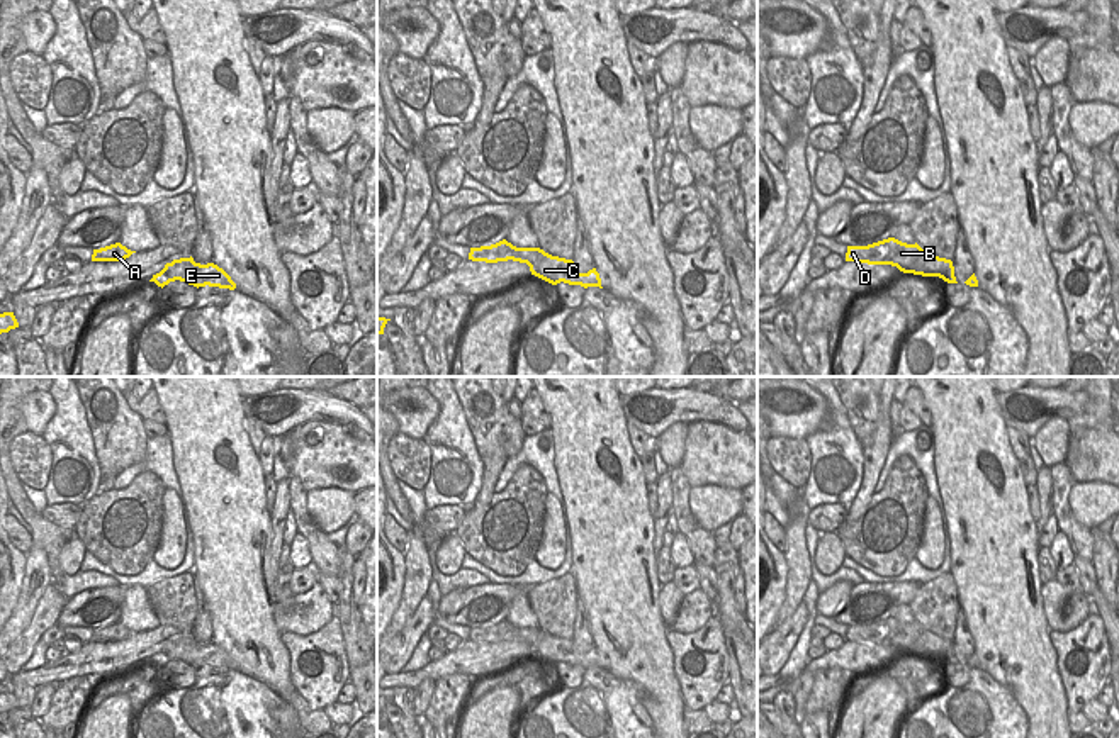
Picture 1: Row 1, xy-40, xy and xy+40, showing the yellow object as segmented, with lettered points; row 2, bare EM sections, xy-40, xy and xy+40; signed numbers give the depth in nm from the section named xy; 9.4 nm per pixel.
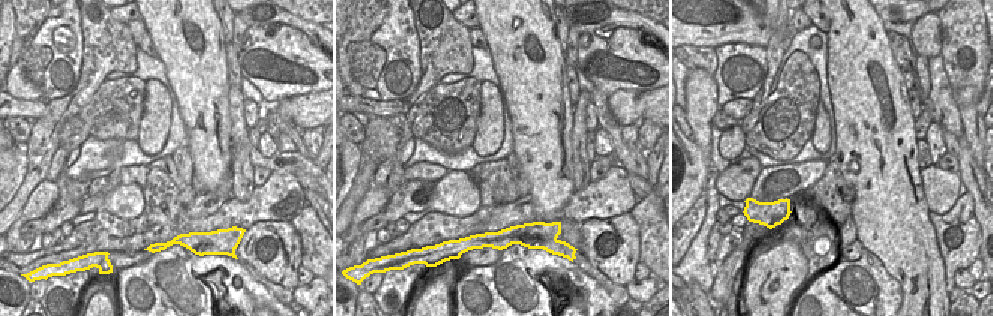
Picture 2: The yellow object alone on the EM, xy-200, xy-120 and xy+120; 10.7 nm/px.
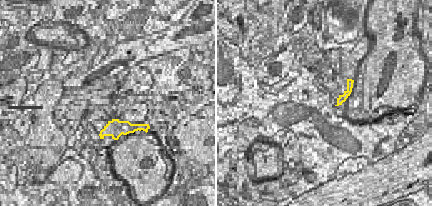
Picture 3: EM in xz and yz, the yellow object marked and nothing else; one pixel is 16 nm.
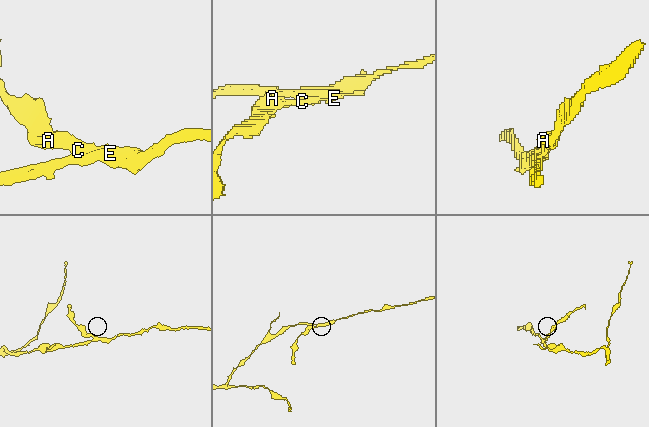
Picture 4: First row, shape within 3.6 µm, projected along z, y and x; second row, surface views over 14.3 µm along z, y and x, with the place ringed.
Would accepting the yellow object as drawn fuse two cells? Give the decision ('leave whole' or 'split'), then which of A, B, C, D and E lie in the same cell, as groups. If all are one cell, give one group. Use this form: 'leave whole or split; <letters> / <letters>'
split; A B D / C E

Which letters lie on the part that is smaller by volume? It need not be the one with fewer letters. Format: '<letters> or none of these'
A, B, D

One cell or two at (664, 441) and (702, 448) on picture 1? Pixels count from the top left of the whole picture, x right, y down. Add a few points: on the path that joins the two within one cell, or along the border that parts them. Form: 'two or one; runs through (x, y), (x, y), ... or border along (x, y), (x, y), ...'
two; border along (688, 424), (683, 460), (678, 465)

